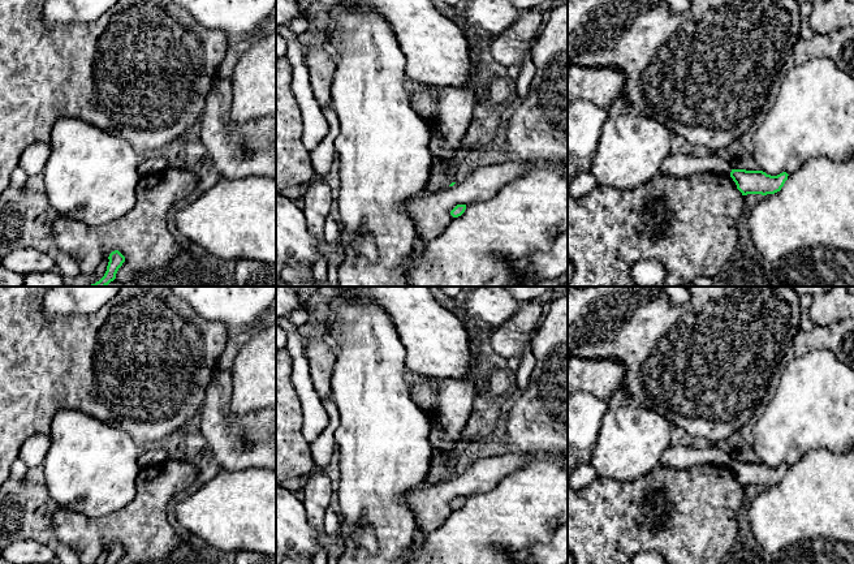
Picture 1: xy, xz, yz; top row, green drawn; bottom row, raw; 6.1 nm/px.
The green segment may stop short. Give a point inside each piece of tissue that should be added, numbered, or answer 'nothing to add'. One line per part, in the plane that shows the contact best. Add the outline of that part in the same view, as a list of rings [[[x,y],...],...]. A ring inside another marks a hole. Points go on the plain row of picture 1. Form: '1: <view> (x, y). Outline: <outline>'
nothing to add

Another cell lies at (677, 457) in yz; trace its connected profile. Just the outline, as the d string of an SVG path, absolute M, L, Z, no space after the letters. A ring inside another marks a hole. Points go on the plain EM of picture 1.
M696 443L668 447L661 456L660 465L672 470L690 470L699 465L730 466L732 461L717 444Z

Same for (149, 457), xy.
M143 448L139 455L141 468L159 466L168 461L167 452L163 449Z

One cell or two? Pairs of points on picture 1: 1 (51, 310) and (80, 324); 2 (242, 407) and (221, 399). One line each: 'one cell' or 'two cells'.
1: two cells
2: two cells

